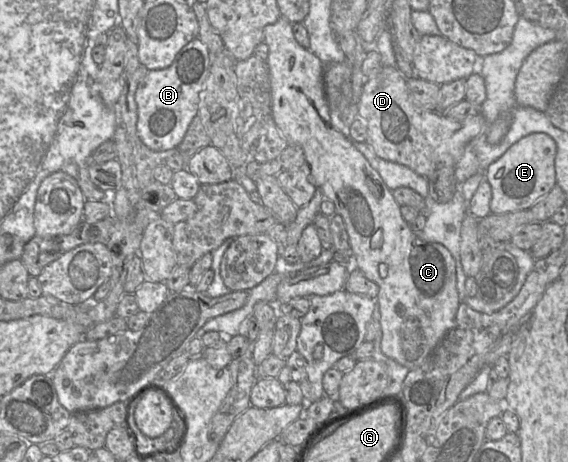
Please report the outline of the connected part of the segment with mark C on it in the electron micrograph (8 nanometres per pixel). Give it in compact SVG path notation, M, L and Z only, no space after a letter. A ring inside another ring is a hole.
M281 16L275 23L265 26L263 33L264 43L269 48L266 64L274 122L289 145L298 145L303 149L305 163L300 169L307 173L311 183L321 190L324 198L334 203L336 213L345 223L350 248L356 258L356 268L379 286L376 300L380 308L382 352L408 369L414 369L425 361L454 325L461 303L456 287L455 260L442 244L427 242L415 234L402 217L400 205L378 171L332 126L323 81L324 65L309 48L302 47L296 41L293 24Z

